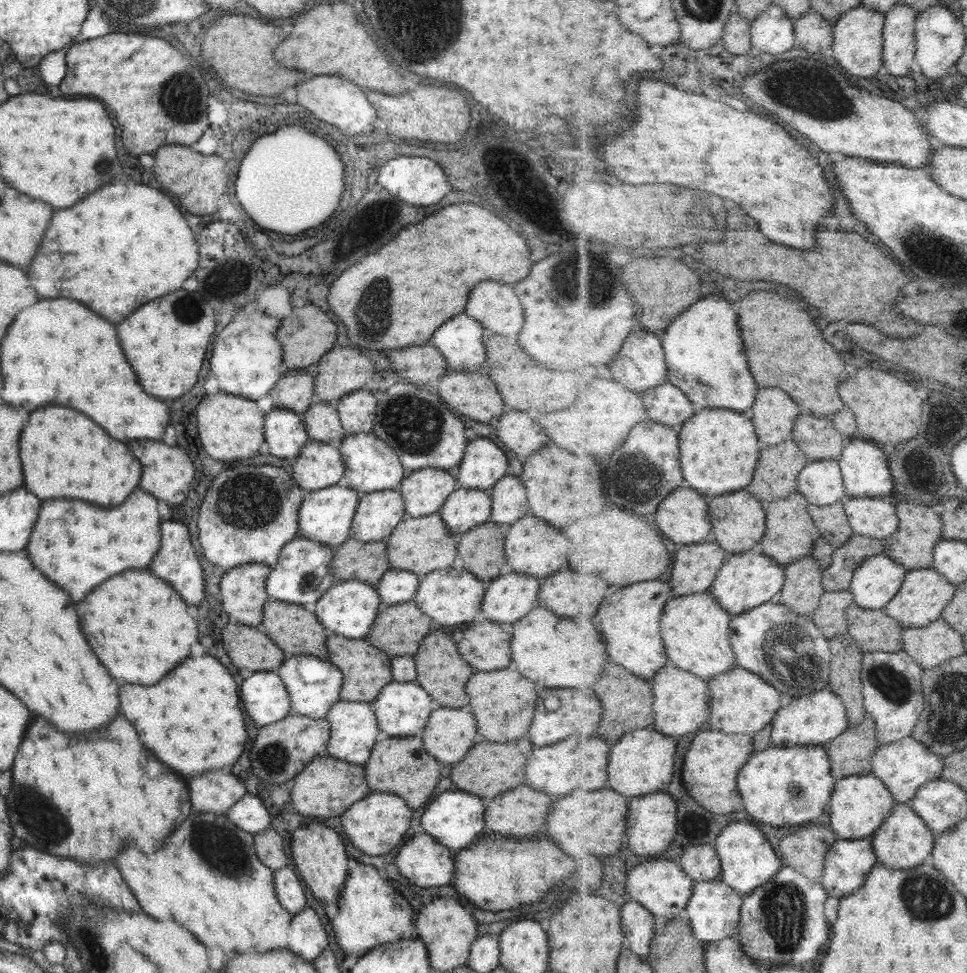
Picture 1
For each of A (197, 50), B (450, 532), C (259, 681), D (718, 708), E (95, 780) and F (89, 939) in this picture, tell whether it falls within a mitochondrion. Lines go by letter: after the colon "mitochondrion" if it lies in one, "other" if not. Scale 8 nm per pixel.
A: other
B: other
C: other
D: other
E: other
F: mitochondrion

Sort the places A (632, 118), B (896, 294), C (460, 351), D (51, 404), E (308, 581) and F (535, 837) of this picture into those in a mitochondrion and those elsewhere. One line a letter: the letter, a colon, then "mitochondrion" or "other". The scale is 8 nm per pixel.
A: other
B: other
C: other
D: other
E: other
F: other

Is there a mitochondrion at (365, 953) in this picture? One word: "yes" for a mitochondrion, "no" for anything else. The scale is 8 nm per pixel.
no

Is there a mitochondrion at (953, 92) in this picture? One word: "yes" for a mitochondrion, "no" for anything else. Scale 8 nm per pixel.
no

